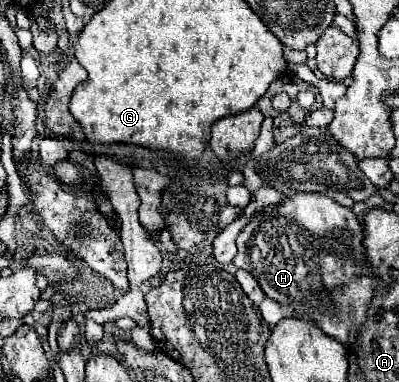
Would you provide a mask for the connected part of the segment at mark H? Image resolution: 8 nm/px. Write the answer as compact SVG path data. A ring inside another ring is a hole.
M293 193L287 201L281 201L273 211L253 217L237 237L239 253L233 259L235 267L247 269L259 281L263 293L287 307L307 321L313 321L327 335L339 343L353 345L359 327L367 319L367 309L373 299L373 273L363 259L363 227L349 207L343 207L319 193Z

